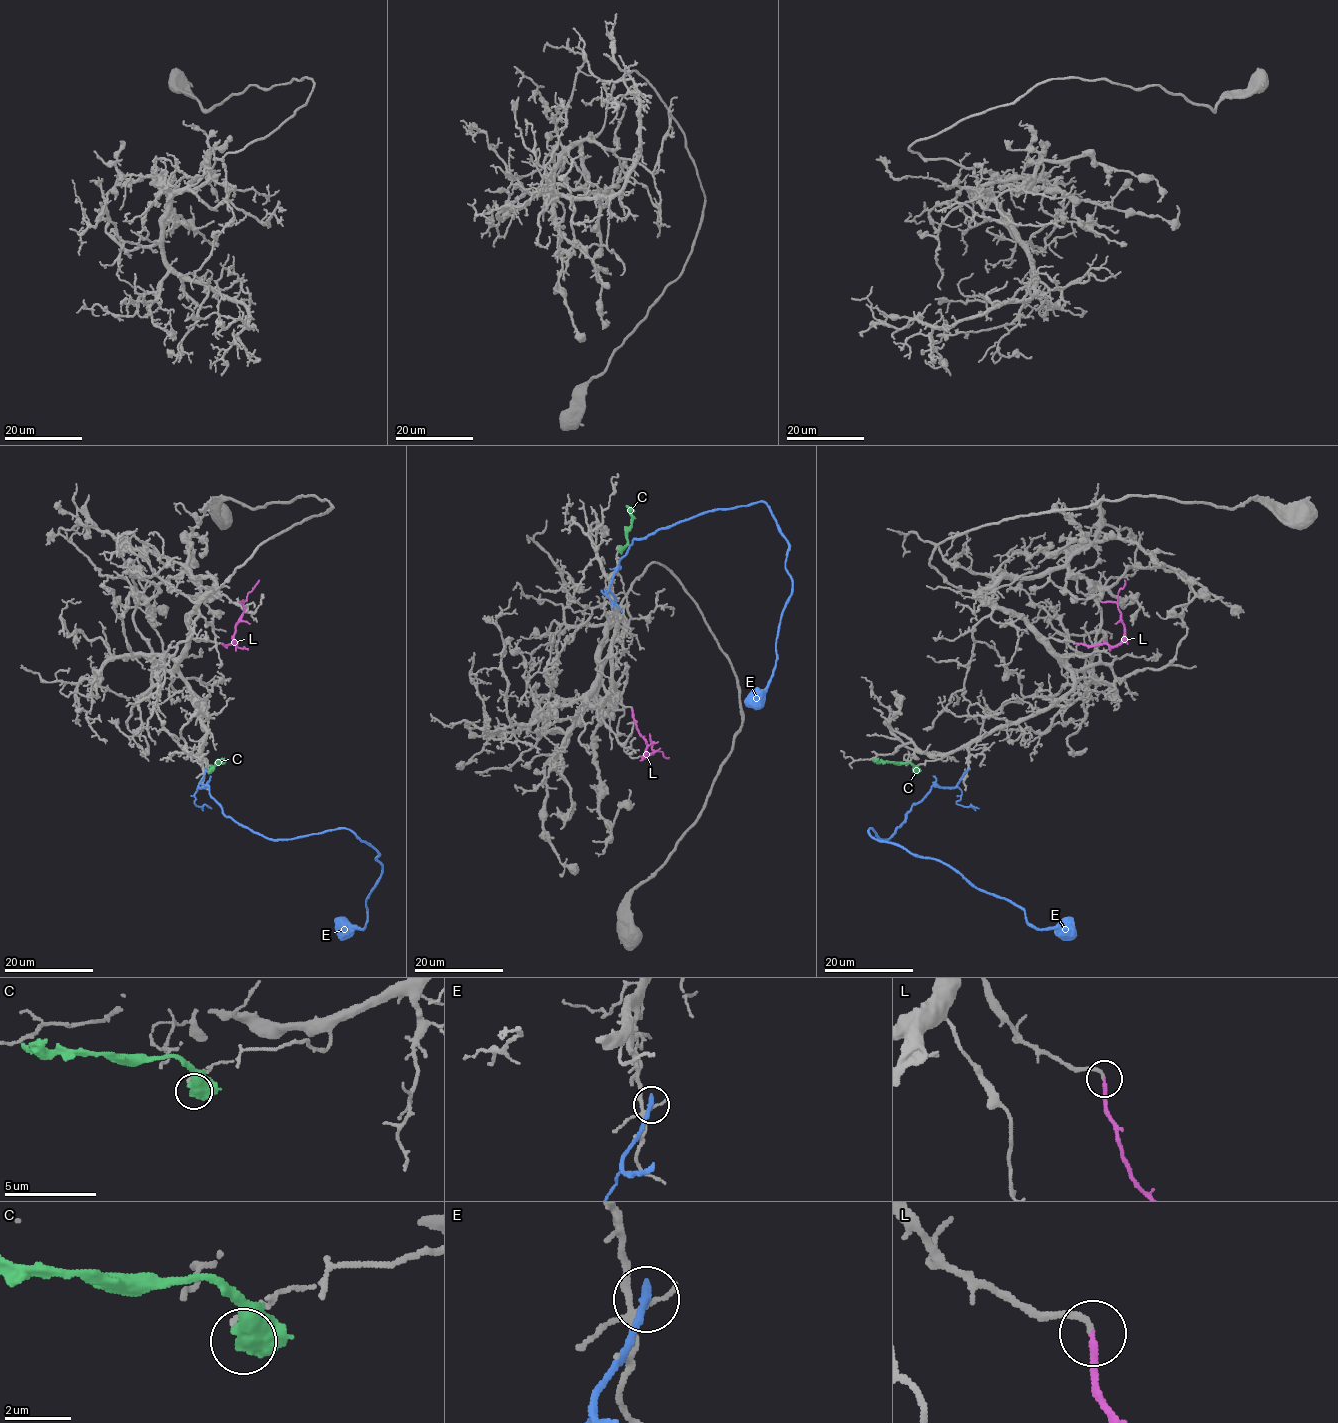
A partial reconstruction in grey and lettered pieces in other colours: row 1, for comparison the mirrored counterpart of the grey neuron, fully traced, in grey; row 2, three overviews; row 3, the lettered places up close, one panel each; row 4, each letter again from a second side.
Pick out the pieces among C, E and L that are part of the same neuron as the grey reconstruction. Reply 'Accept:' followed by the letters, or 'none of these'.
Accept: L

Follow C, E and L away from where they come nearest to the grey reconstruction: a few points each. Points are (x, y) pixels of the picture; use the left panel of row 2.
C: (210, 771), (222, 762), (216, 759)
E: (205, 771), (198, 786), (251, 830), (290, 840), (348, 828), (379, 854), (382, 873), (362, 929), (334, 920)
L: (222, 644), (236, 646), (235, 624), (244, 609), (243, 602), (259, 580)

